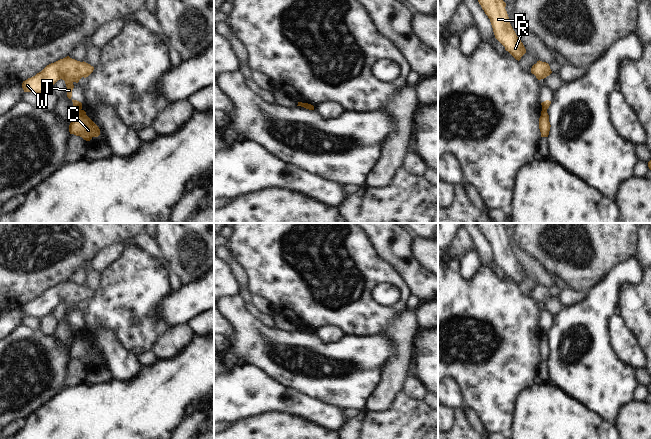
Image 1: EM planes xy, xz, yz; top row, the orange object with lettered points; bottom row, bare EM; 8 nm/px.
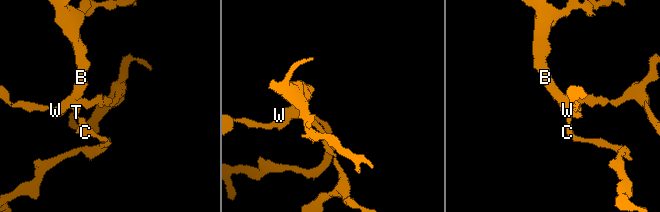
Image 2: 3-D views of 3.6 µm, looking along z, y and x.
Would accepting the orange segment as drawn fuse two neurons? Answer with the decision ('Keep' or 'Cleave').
Cleave.

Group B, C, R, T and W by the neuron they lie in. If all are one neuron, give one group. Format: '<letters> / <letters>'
B R T W / C

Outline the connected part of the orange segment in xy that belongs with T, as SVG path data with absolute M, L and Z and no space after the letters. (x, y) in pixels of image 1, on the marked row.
M69 56L47 65L41 72L35 76L23 81L22 88L24 92L33 92L38 95L43 94L60 79L65 81L67 87L67 97L73 102L73 110L76 112L82 109L82 103L73 100L73 83L78 83L84 77L88 77L94 70L94 67L86 62L80 62Z

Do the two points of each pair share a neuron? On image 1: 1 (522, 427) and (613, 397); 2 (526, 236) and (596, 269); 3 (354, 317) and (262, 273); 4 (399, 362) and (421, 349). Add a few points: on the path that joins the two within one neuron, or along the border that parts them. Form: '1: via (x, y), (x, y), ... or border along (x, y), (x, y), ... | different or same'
1: border along (566, 392), (605, 419) | different
2: via (543, 253), (557, 263), (579, 269) | same
3: via (331, 312), (314, 305), (285, 276) | same
4: border along (417, 329), (411, 351) | different

